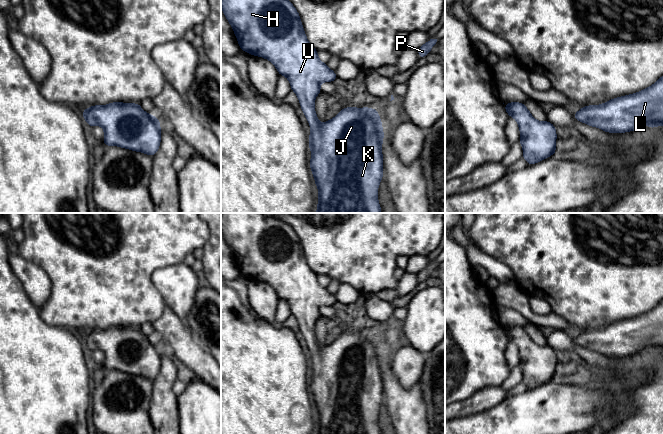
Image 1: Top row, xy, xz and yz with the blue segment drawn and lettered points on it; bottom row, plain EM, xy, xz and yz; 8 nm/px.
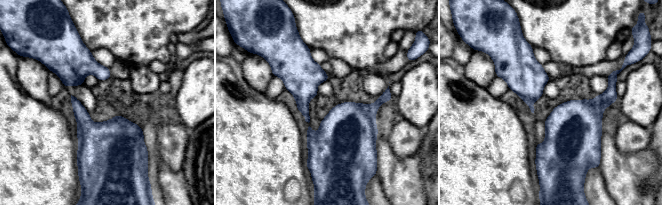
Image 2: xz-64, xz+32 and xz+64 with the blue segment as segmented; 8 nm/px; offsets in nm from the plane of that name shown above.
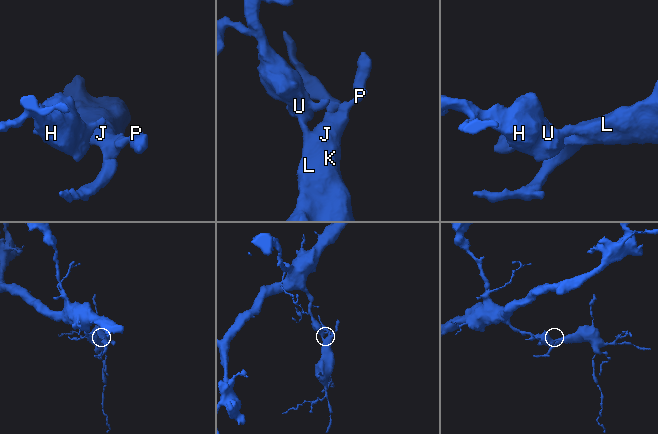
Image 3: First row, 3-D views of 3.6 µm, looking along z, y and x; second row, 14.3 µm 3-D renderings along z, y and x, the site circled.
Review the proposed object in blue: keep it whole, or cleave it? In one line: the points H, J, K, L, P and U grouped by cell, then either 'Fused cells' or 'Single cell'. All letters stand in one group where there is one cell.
Groups: H J K L P U. Single cell

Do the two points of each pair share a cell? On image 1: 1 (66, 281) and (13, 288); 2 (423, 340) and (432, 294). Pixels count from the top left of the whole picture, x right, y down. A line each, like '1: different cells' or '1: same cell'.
1: different cells
2: same cell

